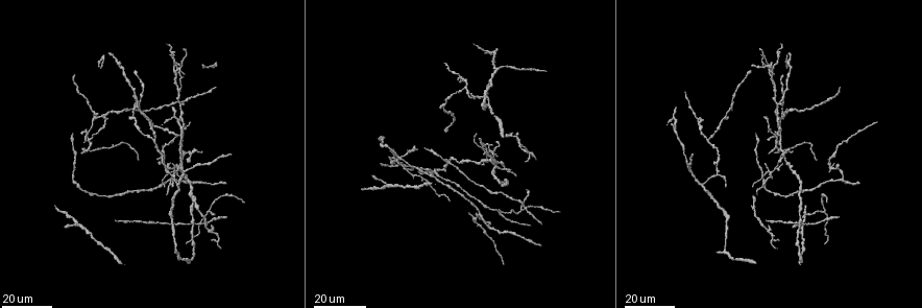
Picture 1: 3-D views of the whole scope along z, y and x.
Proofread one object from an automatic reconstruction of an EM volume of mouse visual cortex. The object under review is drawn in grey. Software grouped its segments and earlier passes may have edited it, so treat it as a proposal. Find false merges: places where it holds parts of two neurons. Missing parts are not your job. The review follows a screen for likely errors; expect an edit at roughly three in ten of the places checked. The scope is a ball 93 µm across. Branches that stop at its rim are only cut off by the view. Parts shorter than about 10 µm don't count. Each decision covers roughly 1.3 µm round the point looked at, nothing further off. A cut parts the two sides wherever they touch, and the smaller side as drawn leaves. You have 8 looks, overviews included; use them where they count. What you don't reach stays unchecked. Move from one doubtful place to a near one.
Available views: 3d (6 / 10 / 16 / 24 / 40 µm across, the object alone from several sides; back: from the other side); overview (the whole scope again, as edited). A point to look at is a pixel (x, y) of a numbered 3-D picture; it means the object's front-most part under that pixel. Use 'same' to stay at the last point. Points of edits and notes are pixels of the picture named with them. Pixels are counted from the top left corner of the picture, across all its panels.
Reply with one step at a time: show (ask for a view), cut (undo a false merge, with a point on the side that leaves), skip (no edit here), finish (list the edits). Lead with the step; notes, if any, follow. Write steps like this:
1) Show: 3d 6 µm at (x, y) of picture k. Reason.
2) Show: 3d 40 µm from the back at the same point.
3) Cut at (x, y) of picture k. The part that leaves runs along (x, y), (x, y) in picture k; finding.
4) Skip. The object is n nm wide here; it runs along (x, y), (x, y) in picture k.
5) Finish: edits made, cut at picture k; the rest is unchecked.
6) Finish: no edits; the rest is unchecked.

Show: 3d 16 µm at (467, 85) of picture 1. A fork.

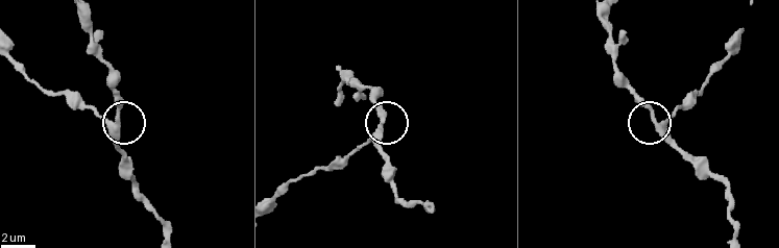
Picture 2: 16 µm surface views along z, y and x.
Show: 3d 6 µm at (113, 123) of picture 2.

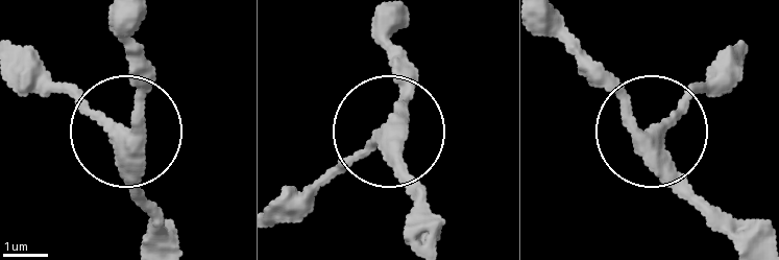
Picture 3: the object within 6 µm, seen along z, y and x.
Skip. 3 arms meet here; it runs along (750, 239), (574, 52) in picture 3; all the same neuron.

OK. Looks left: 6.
Show: 3d 24 µm at (828, 167) of picture 1. Sudden change in width.

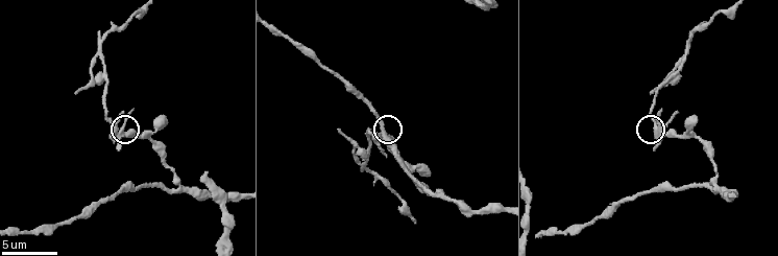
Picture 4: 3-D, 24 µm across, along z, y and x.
Show: 3d 10 µm at (655, 126) of picture 4.

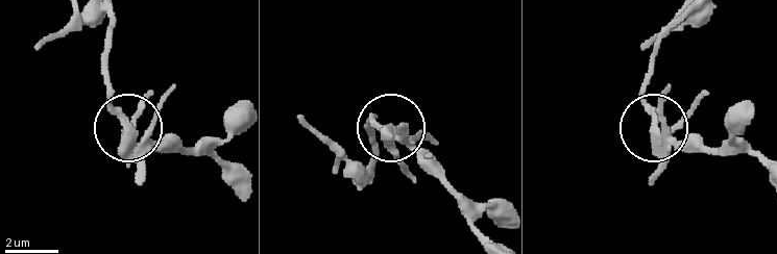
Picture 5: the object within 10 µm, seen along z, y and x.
Cut at (118, 118) of picture 5. 4 arms meet here; the part that leaves runs along (664, 136), (647, 92), (647, 72), (656, 45), (680, 18) in picture 5; two neurons meet here.

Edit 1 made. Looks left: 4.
Show: 3d 16 µm at (781, 138) of picture 1. Arms part here.

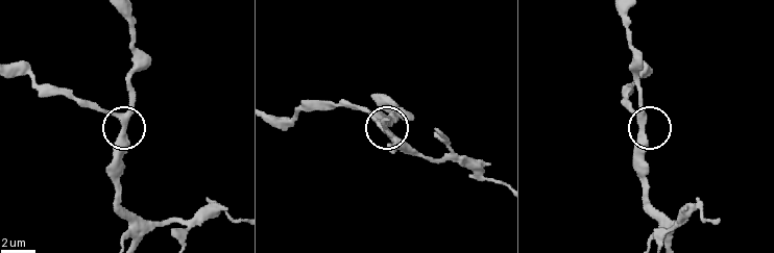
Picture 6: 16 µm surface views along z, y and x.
Show: 3d 6 µm at (644, 125) of picture 6.

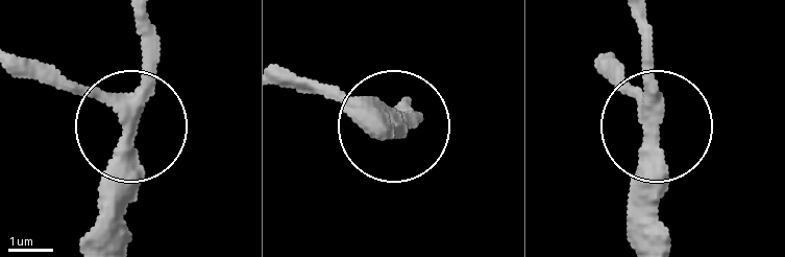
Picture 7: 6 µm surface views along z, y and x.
Skip. The object is 290 nm wide here; it runs along (22, 57), (130, 117), (145, 13) in picture 7; one neuron here.

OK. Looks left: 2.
Show: 3d 24 µm at (774, 88) of picture 1. Arms part here.

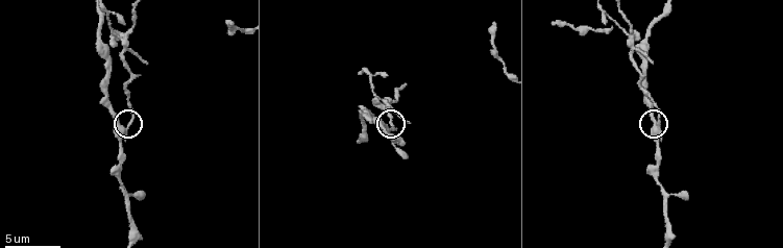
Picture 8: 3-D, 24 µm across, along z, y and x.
Show: 3d 10 µm at (654, 126) of picture 8.

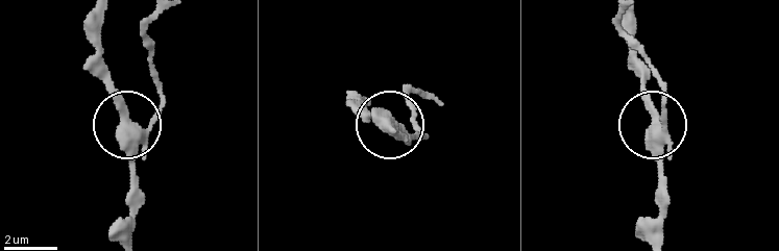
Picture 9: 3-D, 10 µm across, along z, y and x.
Cut at (161, 99) of picture 9. 3 arms meet here; the part that leaves runs along (142, 135), (162, 97), (148, 44), (153, 10) in picture 9; a second neuron is stuck on.

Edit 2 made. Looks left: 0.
Finish: edits made, cut at picture 5, cut at picture 9; the rest is unchecked.

